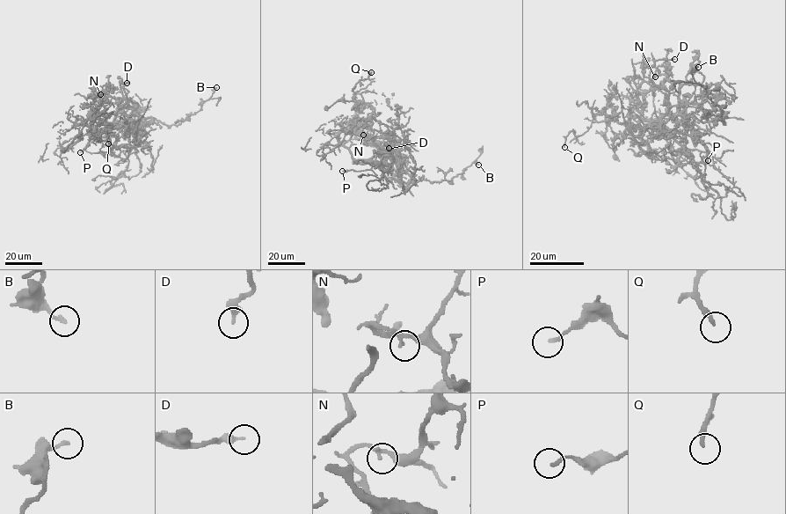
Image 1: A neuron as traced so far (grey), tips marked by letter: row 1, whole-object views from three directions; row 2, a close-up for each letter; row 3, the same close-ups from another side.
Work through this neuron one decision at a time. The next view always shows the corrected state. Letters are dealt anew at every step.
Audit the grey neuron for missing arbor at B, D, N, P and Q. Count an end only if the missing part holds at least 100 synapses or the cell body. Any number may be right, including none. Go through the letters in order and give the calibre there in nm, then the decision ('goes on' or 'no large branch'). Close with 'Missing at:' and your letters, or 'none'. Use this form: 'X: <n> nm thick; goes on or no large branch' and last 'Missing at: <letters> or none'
B: 190 nm thick; no large branch
D: 360 nm thick; no large branch
N: 160 nm thick; no large branch
P: 150 nm thick; no large branch
Q: 240 nm thick; no large branch
Missing at: none

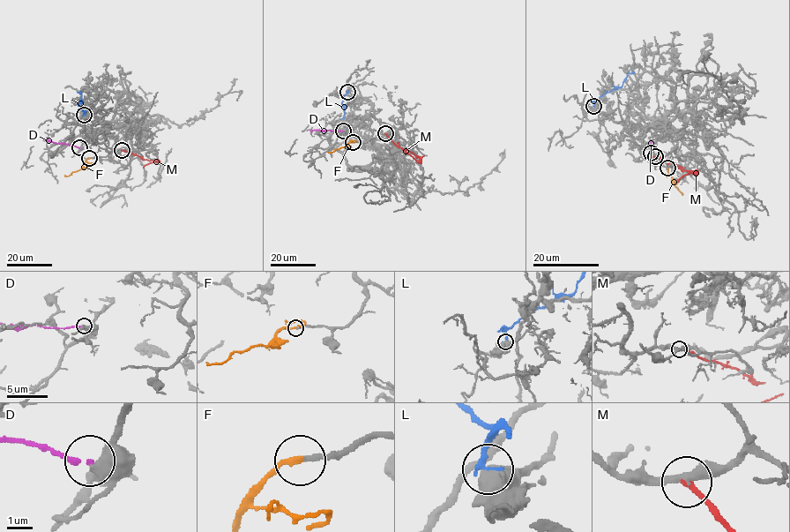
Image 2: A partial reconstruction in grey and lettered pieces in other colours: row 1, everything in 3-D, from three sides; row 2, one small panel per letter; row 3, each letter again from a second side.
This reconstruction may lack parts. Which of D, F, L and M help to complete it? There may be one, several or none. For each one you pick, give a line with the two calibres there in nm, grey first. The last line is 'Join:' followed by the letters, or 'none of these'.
F: calibres 180 and 190 nm
Join: F

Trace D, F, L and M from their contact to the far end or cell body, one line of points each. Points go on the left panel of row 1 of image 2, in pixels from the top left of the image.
D: (79, 147), (47, 140)
F: (89, 158), (81, 168), (64, 175)
L: (84, 115), (78, 105), (81, 93), (77, 92)
M: (122, 150), (143, 159), (157, 161), (143, 168)

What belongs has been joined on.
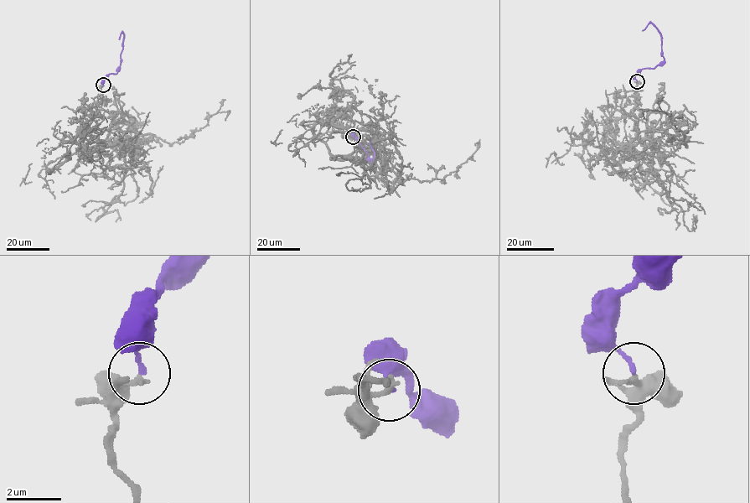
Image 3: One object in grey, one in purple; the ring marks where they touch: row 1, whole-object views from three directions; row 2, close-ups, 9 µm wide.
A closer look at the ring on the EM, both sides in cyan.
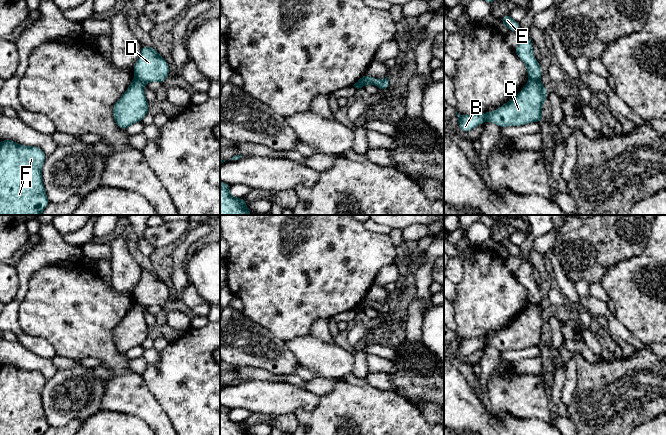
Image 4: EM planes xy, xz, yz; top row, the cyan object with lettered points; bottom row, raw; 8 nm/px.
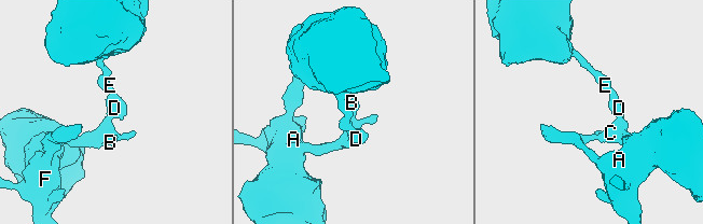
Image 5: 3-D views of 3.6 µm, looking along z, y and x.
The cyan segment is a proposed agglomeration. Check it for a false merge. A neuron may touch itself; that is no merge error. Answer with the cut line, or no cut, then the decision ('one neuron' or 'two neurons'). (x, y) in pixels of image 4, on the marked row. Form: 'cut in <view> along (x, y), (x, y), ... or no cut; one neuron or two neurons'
cut in yz along (529, 79), (539, 80); two neurons

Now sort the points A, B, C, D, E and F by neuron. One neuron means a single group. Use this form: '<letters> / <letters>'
A B C F / D E

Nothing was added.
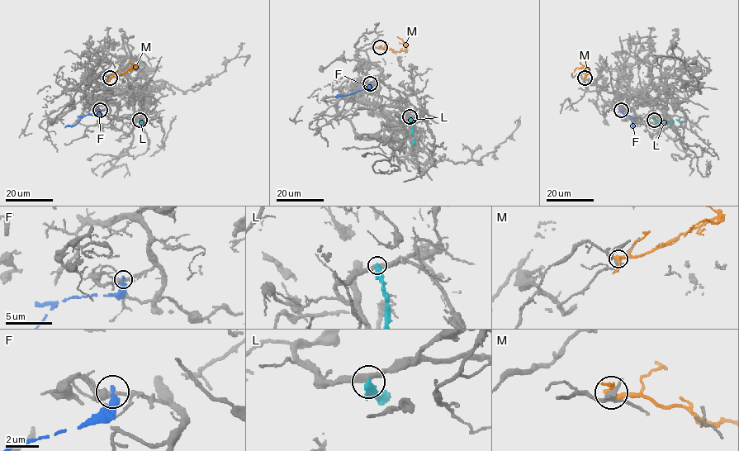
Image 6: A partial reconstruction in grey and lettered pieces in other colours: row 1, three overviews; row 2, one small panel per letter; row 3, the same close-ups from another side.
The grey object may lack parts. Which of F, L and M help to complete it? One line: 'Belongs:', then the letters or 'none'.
Belongs: none

